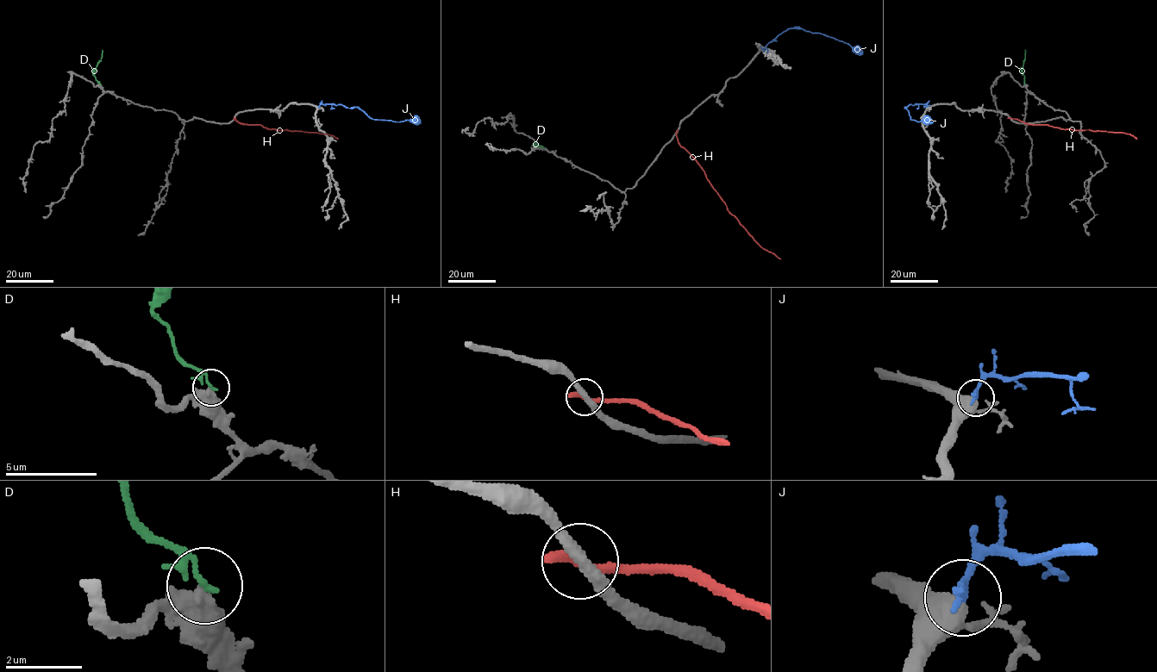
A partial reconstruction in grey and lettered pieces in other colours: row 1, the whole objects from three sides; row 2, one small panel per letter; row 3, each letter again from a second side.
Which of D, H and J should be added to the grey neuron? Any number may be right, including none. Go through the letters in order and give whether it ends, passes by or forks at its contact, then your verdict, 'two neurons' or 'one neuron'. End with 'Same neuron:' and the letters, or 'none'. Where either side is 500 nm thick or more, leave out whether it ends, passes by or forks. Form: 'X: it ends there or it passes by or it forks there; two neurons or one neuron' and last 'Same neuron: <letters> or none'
D: two neurons
H: it ends there; two neurons
J: it passes by; one neuron
Same neuron: J

